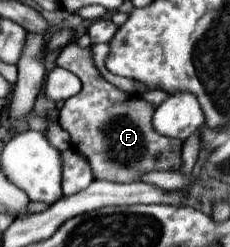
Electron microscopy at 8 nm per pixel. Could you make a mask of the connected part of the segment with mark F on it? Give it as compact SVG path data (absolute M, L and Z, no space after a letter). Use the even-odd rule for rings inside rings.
M69 43L59 53L57 67L75 73L83 83L83 89L75 97L69 97L59 111L59 125L71 135L73 149L89 161L95 179L135 183L141 181L141 173L181 171L183 143L153 129L151 119L155 107L149 105L149 101L135 93L121 91L103 79L99 69L93 65L91 47L83 49L79 43Z

